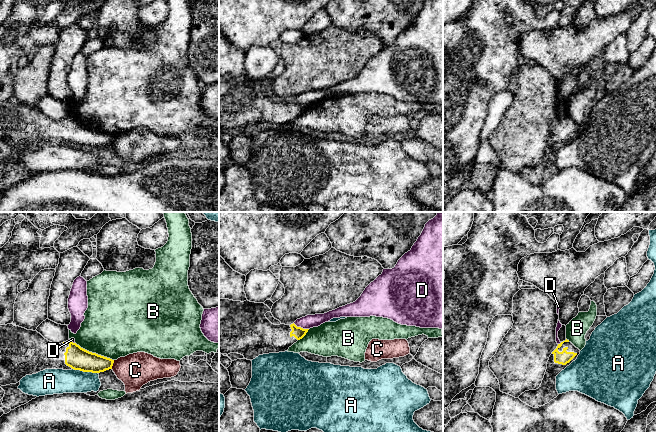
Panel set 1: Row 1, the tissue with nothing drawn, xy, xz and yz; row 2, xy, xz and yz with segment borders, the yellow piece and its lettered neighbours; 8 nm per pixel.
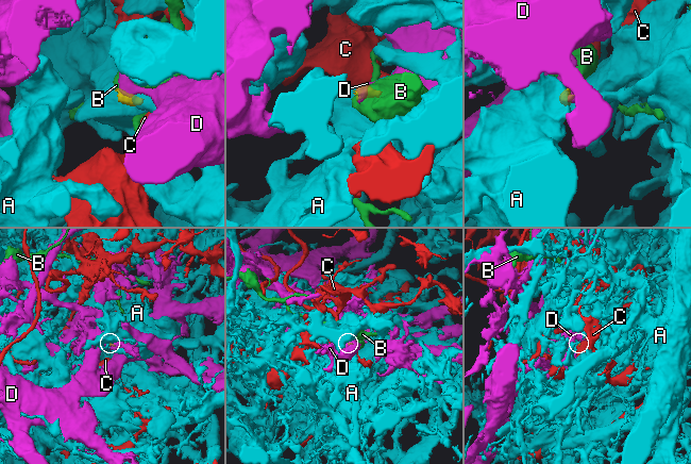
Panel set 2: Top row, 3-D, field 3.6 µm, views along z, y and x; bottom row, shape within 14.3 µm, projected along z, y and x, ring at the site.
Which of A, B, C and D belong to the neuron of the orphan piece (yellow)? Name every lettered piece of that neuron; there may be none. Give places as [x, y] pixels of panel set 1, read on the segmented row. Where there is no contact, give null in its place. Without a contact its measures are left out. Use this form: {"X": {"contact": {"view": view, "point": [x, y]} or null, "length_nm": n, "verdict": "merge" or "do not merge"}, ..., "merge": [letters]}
{"A": {"contact": {"view": "xy", "point": [85, 371]}, "length_nm": 220, "verdict": "do not merge"}, "B": {"contact": {"view": "xy", "point": [94, 353]}, "length_nm": 340, "verdict": "do not merge"}, "C": {"contact": {"view": "xy", "point": [112, 364]}, "length_nm": 80, "verdict": "do not merge"}, "D": {"contact": {"view": "xz", "point": [300, 327]}, "length_nm": 140, "verdict": "do not merge"}, "merge": []}

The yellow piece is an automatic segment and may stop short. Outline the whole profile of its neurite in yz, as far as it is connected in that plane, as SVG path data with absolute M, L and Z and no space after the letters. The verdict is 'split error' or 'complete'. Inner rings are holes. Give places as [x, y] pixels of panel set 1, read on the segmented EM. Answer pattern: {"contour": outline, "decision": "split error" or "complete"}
{"contour": "M569 340L558 344L547 362L547 369L540 387L536 390L525 391L519 399L527 405L537 408L549 403L559 394L556 390L556 376L575 361L580 354Z", "decision": "split error"}

